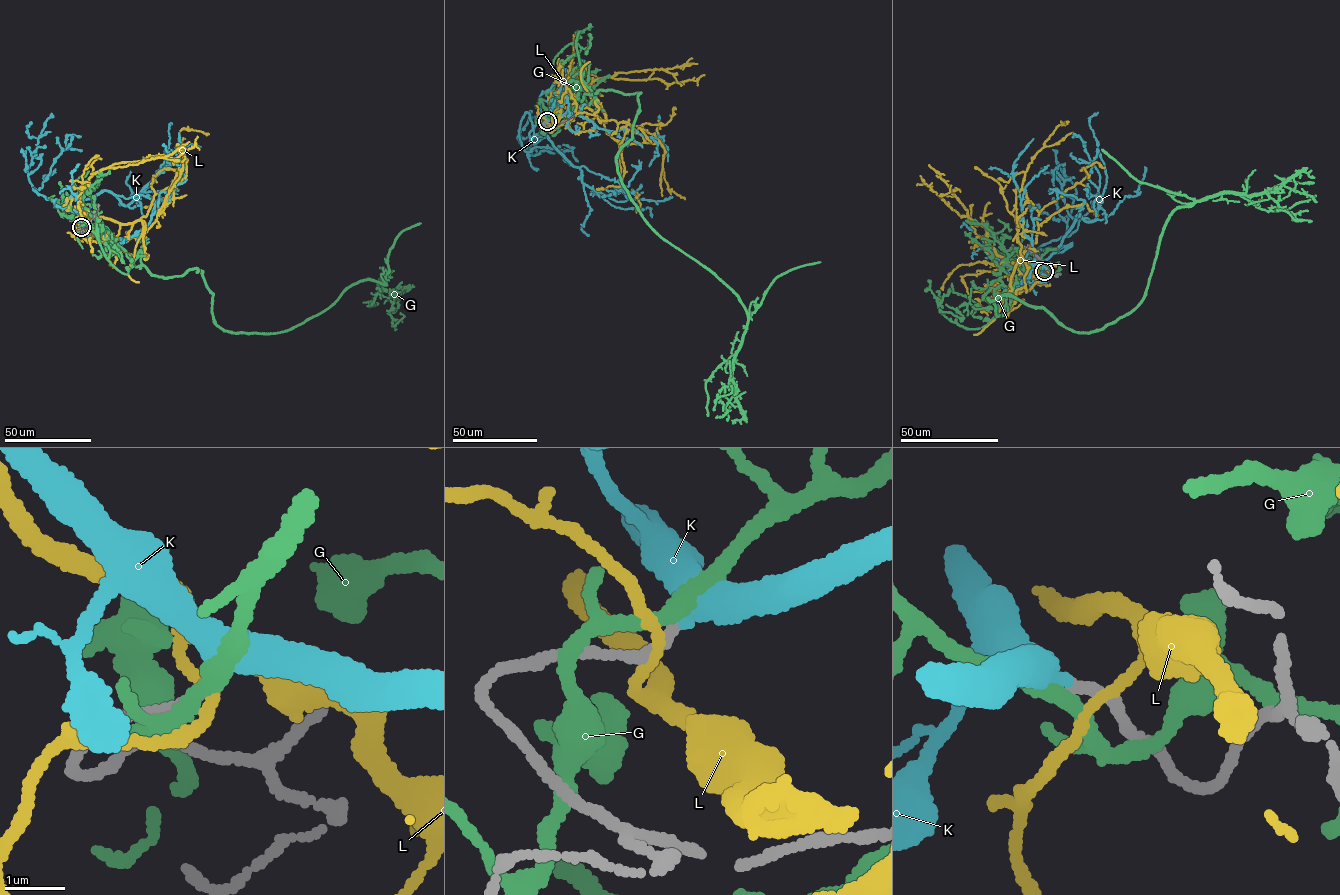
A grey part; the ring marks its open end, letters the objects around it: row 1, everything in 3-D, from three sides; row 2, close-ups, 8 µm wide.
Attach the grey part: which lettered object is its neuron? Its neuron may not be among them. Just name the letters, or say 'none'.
K

